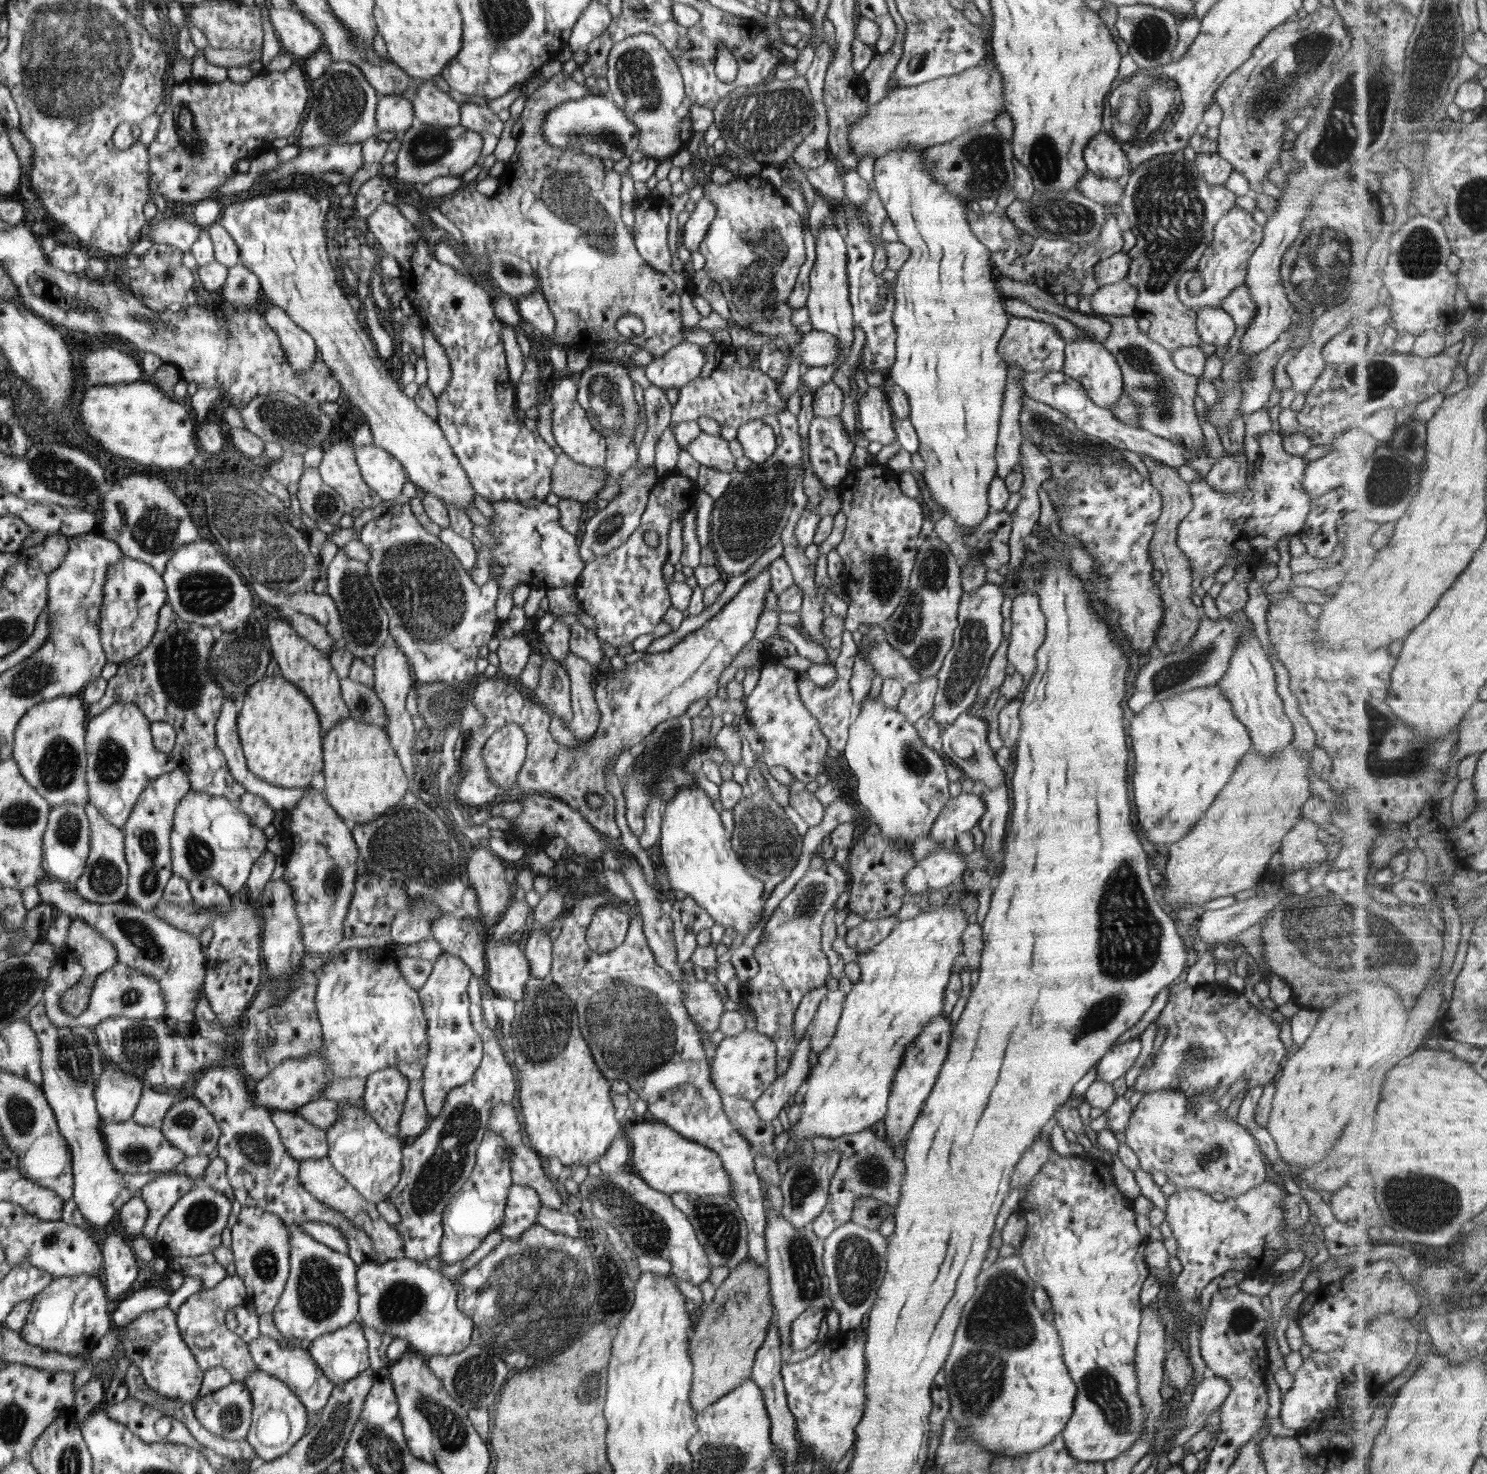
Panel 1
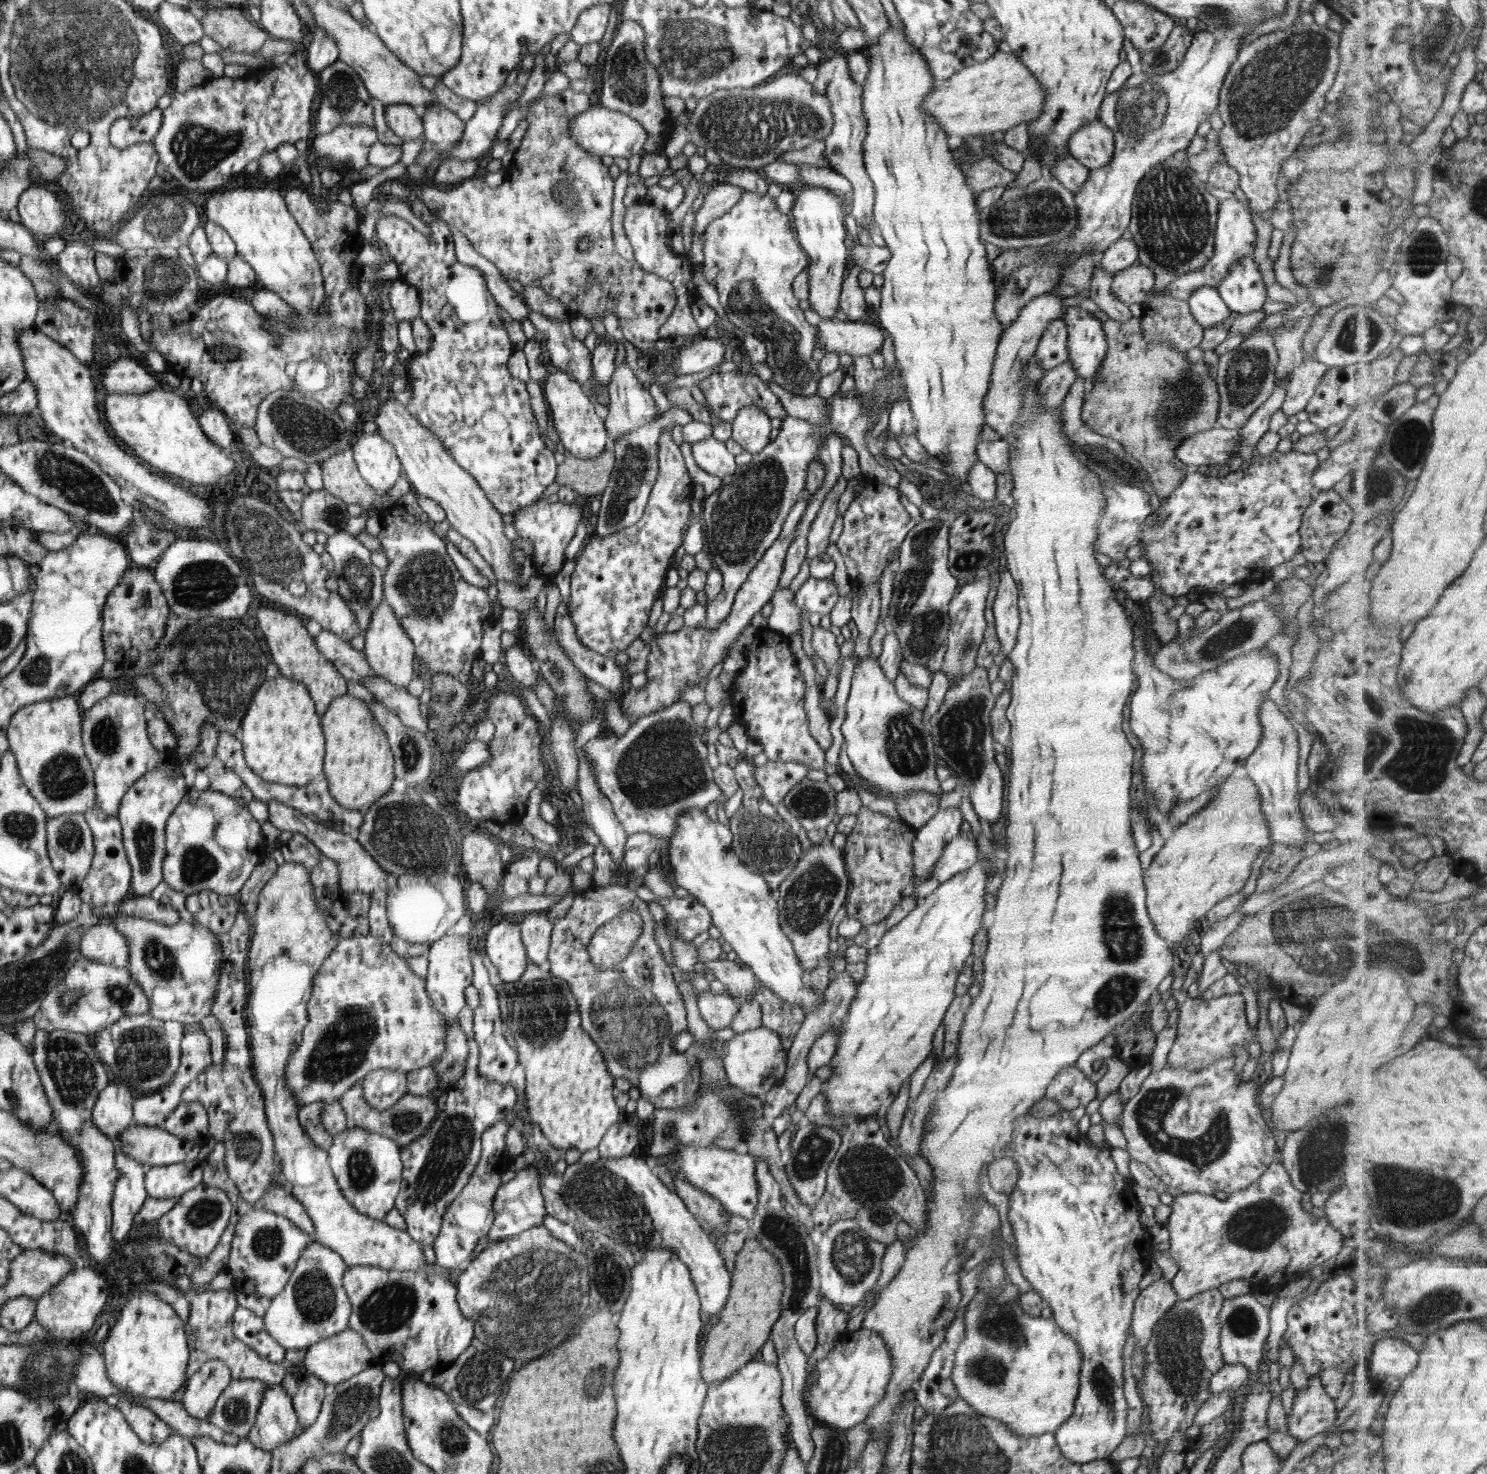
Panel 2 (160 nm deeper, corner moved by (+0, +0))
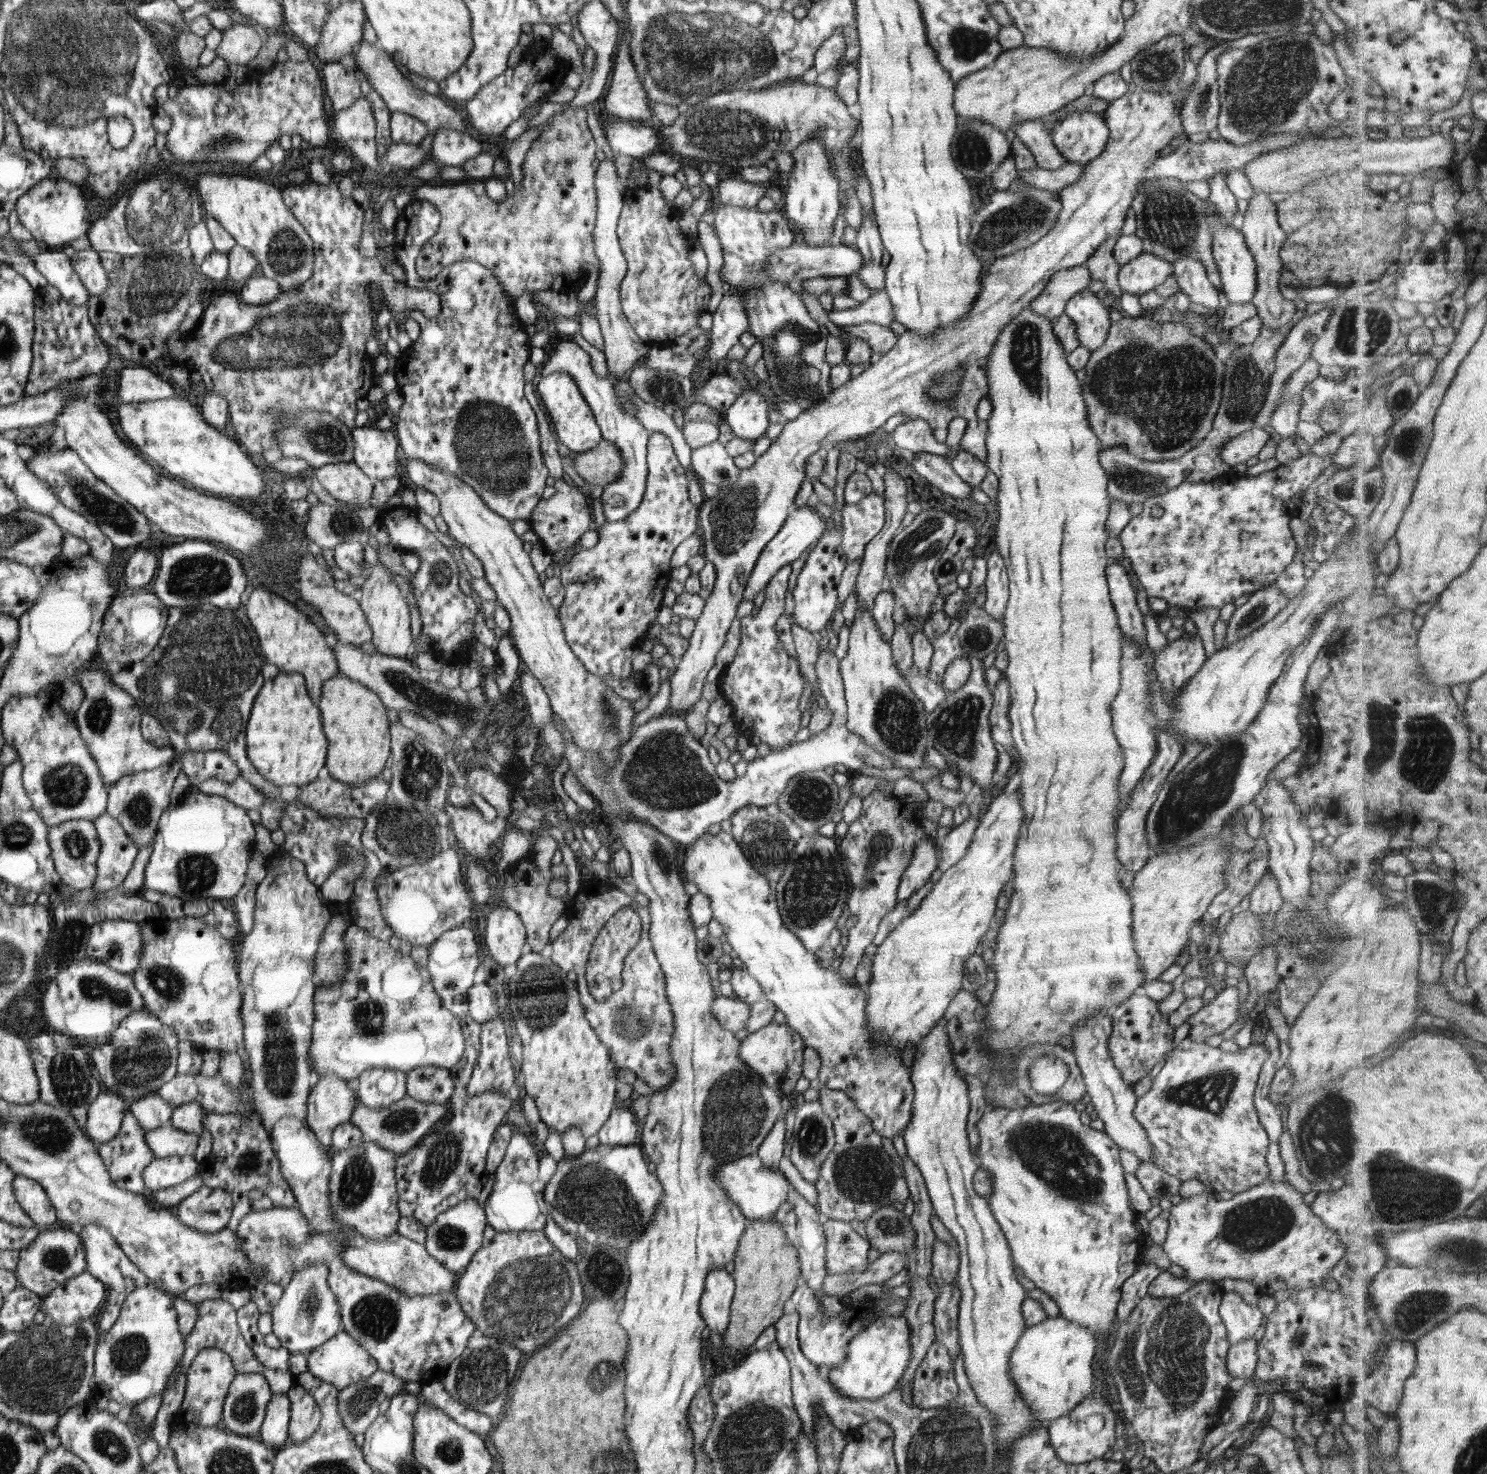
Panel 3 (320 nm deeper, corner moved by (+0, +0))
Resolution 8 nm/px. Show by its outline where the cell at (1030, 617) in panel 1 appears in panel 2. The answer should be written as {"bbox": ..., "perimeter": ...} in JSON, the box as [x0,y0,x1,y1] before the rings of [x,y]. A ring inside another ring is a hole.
{"bbox":[992,571,1020,658],"perimeter":[[[1000,571],[1000,582],[996,588],[996,598],[992,604],[995,631],[1001,643],[1001,652],[1010,658],[1014,645],[1015,634],[1018,632],[1020,619],[1018,616],[1018,587],[1010,571]]]}

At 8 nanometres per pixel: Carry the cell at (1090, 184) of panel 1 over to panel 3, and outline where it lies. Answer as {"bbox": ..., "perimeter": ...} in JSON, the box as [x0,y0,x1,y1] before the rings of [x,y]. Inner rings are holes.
{"bbox":[1010,120,1068,171],"perimeter":[[[1025,120],[1010,128],[1015,138],[1030,149],[1039,168],[1052,171],[1068,165],[1068,160],[1054,146],[1051,133],[1044,127],[1044,120]]]}

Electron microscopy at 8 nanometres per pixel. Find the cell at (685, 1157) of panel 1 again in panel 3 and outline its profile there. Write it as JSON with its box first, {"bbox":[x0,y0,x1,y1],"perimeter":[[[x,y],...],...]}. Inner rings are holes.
{"bbox":[715,1153,788,1221],"perimeter":[[[757,1153],[720,1165],[715,1179],[716,1184],[722,1186],[722,1190],[728,1194],[733,1204],[736,1204],[742,1214],[751,1221],[767,1218],[788,1199],[787,1177],[779,1169],[766,1168]]]}

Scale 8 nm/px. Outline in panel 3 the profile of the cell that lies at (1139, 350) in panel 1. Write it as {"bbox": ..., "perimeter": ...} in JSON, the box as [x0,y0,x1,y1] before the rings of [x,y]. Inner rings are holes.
{"bbox":[1085,238,1122,304],"perimeter":[[[1108,238],[1106,244],[1100,246],[1095,254],[1089,256],[1088,265],[1085,266],[1094,278],[1094,280],[1102,280],[1105,287],[1109,290],[1109,295],[1116,297],[1116,304],[1120,304],[1122,290],[1120,288],[1117,276],[1121,264],[1114,258],[1112,254],[1117,238]]]}

